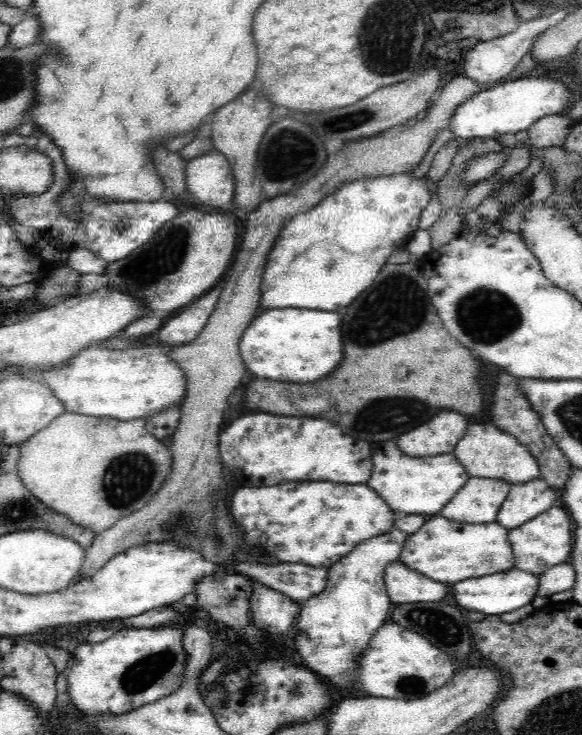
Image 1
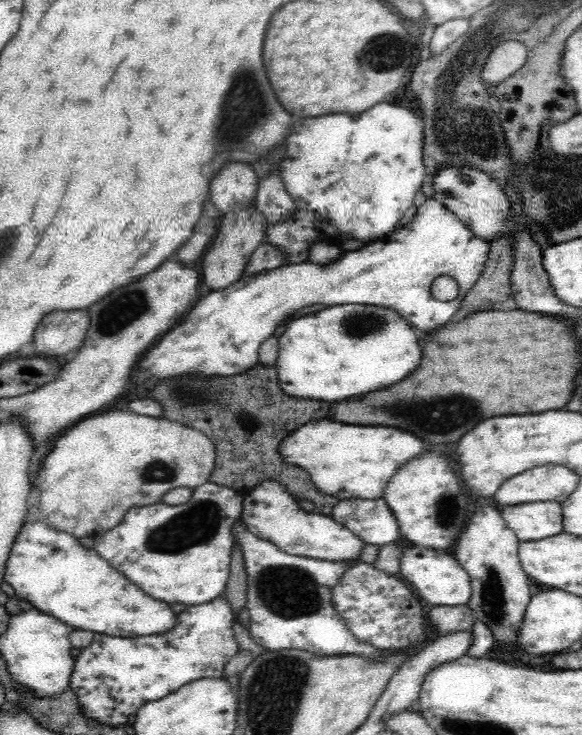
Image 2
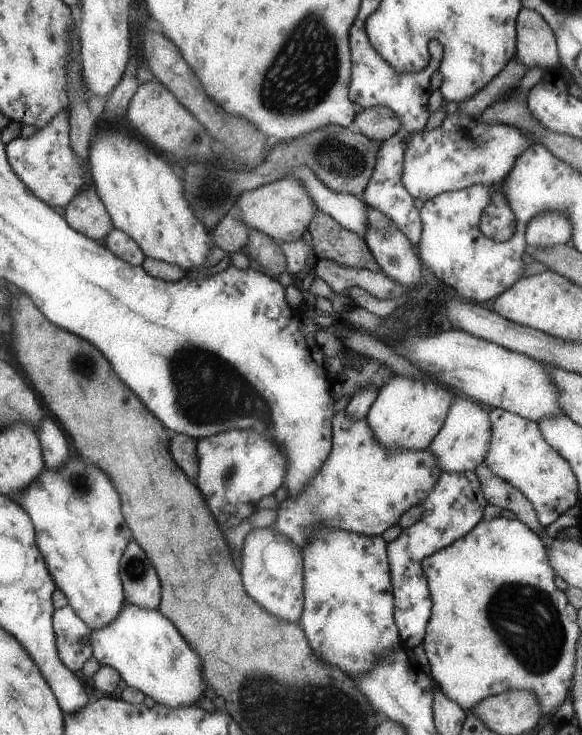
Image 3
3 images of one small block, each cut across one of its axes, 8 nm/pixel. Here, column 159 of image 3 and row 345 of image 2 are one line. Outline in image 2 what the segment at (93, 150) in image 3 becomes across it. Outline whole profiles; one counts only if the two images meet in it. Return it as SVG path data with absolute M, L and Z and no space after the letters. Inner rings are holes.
M426 198L426 202L418 208L418 214L412 222L406 226L400 226L384 240L368 242L356 250L348 250L340 254L342 258L332 264L286 264L282 268L274 268L270 272L260 272L254 276L244 276L242 280L234 282L232 286L224 290L216 290L204 300L198 300L190 312L184 316L184 320L168 332L160 344L154 350L148 350L142 366L152 368L156 378L160 376L176 376L176 374L206 374L206 376L238 376L260 364L258 352L260 344L266 342L270 336L276 336L282 332L282 322L290 316L300 316L304 312L316 310L316 306L336 306L336 304L376 304L376 306L390 306L398 310L402 316L406 316L416 328L424 332L434 332L442 326L446 326L454 312L460 310L466 294L472 290L472 286L482 276L488 256L490 256L490 242L480 240L480 236L474 236L452 212L444 212L444 206L434 198ZM438 276L450 276L460 286L460 296L452 302L438 302L432 300L430 286L434 278Z

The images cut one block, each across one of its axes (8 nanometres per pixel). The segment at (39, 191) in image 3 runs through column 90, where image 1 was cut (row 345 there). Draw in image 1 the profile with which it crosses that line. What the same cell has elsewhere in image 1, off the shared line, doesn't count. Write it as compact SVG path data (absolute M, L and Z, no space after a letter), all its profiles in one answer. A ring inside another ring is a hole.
M216 286L206 296L202 296L192 306L188 306L184 312L180 312L176 318L168 320L158 332L158 342L174 346L174 348L192 344L200 336L200 332L206 328L212 312L218 304L220 290L222 288Z

